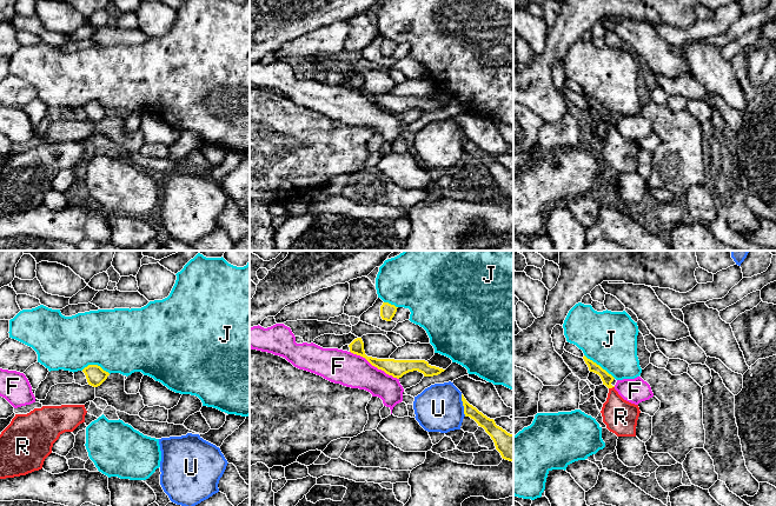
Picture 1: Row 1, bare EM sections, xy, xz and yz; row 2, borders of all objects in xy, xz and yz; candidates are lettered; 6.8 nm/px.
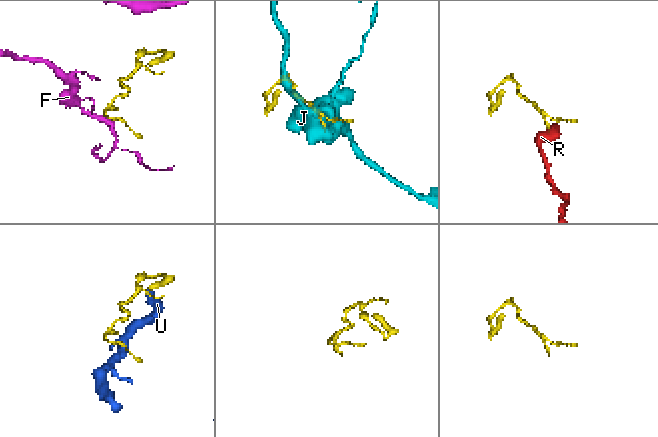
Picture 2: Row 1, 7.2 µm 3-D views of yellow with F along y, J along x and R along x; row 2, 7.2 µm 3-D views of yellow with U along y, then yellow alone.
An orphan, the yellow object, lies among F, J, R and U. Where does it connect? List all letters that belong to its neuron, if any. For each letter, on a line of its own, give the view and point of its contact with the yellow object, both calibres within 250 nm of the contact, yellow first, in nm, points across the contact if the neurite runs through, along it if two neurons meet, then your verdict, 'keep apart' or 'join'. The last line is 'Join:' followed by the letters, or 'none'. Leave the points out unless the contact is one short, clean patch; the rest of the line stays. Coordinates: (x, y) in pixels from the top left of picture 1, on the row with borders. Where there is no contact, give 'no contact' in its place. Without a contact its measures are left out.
F: contact xz (375, 366); calibres 120 and 240 nm; border xz (350, 351), (364, 357), (372, 365), (398, 379); keep apart
J: contact yz (598, 365); calibres 70 and 380 nm; keep apart
R: contact yz (611, 387); calibres 70 and 220 nm; way yz (607, 378), (611, 387), (615, 410), (619, 415); join
U: contact xz (463, 405); calibres 90 and 320 nm; border xz (461, 394), (465, 415); keep apart
Join: R

